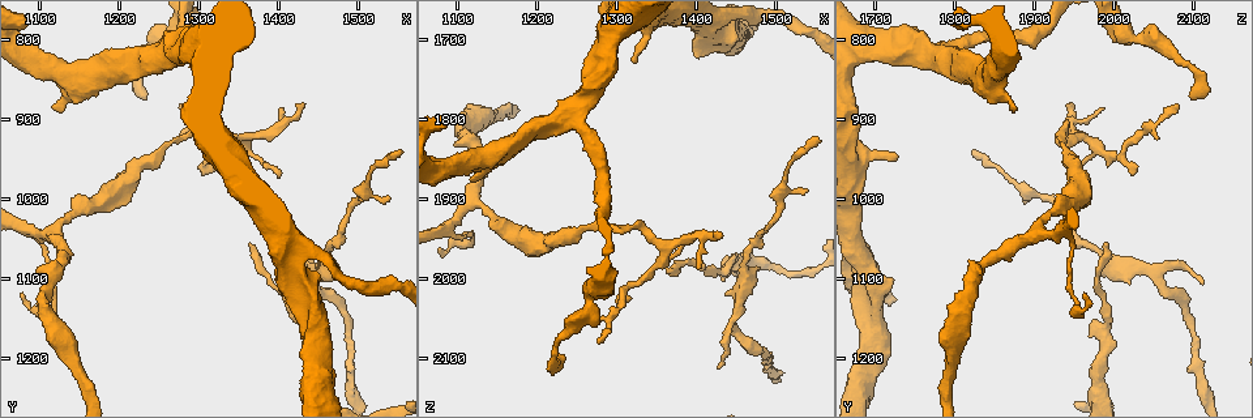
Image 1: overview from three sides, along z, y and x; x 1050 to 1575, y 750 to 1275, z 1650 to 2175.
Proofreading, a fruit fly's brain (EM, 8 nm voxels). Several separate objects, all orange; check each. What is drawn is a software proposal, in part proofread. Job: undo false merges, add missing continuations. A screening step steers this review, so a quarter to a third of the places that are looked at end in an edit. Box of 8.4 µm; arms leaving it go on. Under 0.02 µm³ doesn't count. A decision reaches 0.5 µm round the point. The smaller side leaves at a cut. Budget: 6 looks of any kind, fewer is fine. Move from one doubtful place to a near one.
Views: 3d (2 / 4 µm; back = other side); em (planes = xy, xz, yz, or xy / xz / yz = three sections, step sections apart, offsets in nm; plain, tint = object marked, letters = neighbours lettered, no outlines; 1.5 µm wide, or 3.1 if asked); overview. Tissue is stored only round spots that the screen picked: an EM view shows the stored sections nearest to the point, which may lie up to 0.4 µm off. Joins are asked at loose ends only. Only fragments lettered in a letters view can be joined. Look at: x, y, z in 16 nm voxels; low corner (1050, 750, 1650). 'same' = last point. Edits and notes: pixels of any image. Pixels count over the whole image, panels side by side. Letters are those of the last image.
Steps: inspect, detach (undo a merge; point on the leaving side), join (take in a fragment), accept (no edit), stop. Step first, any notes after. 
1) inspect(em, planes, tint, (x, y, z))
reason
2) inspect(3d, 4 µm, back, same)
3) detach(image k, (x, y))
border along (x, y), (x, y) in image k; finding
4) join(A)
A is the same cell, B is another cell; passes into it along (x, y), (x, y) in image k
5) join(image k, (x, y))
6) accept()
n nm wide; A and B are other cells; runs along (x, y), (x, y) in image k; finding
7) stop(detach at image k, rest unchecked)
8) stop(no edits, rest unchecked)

inspect(3d, 4 µm, (1545, 1000, 1890))
thin end

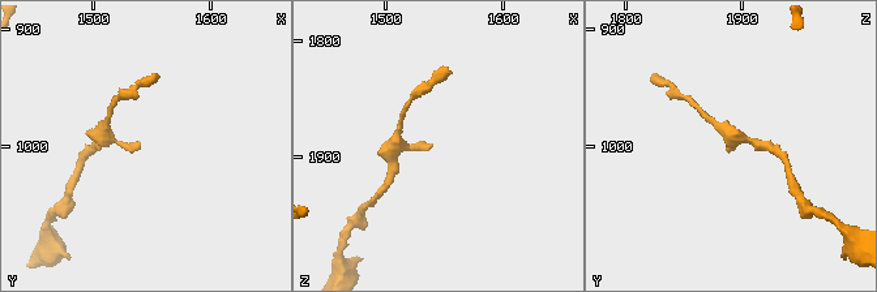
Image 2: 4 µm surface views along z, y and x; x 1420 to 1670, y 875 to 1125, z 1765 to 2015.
inspect(em, xy, step 8, tint, (1540, 996, 1890))
now the EM

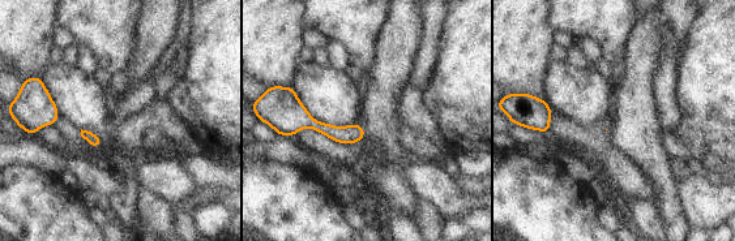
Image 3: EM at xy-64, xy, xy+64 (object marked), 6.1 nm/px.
inspect(em, planes, letters, same)
another direction

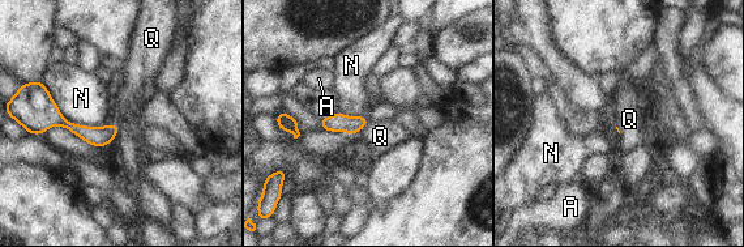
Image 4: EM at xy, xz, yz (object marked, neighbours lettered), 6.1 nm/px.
accept()
A, N and Q are other cells; runs along (45, 94), (68, 126), (112, 133) in image 4; none of them fits

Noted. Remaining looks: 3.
inspect(3d, 4 µm, (1405, 885, 1985))
branch stops here

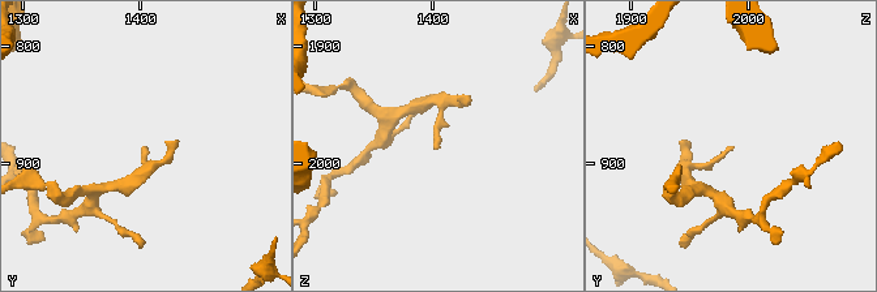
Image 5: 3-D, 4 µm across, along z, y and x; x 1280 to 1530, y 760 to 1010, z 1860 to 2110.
inspect(em, planes, tint, (1402, 888, 1986))
need the tissue

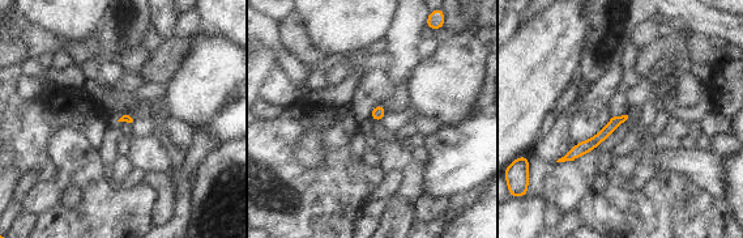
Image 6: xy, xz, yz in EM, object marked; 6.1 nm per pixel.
inspect(em, planes, letters, same)
what lies round it

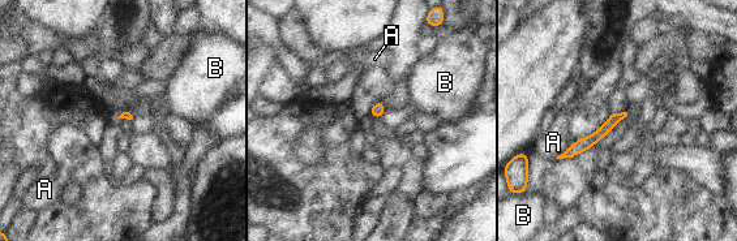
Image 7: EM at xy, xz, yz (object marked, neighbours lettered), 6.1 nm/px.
accept()
A and B are other cells; runs along (620, 116), (592, 140), (568, 154) in image 7; no lettered fragment goes on from it

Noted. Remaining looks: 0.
stop(no edits, rest unchecked)

